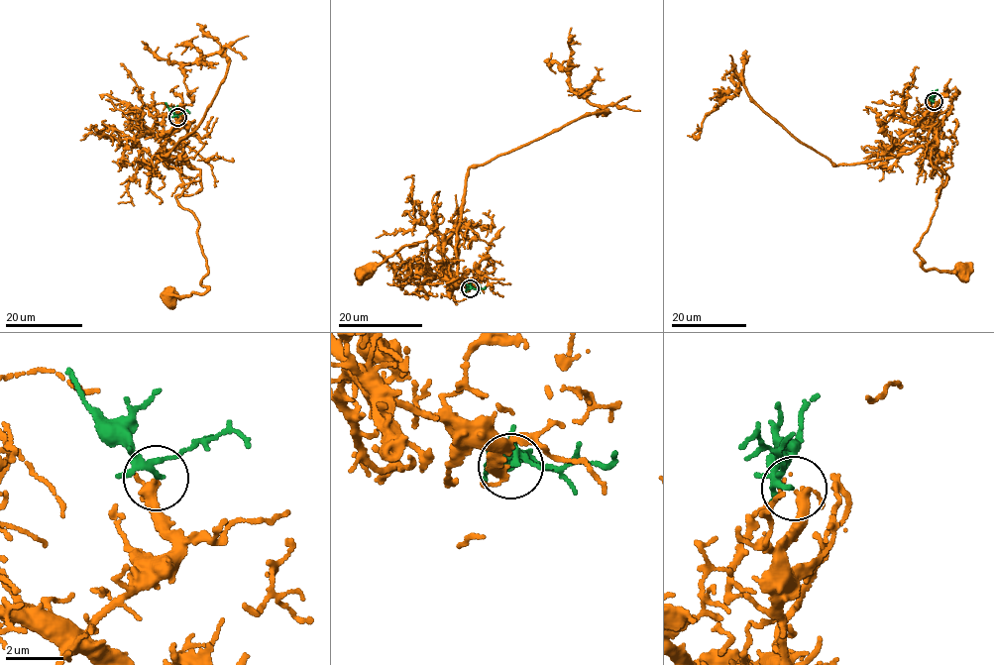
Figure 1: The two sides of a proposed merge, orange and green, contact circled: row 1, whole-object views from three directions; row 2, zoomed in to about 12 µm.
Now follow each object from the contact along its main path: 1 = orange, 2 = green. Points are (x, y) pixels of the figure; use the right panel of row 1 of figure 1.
1: (935, 101), (937, 145), (931, 163), (947, 178), (914, 250), (928, 271), (962, 271)
2: (934, 101), (932, 99), (937, 89)

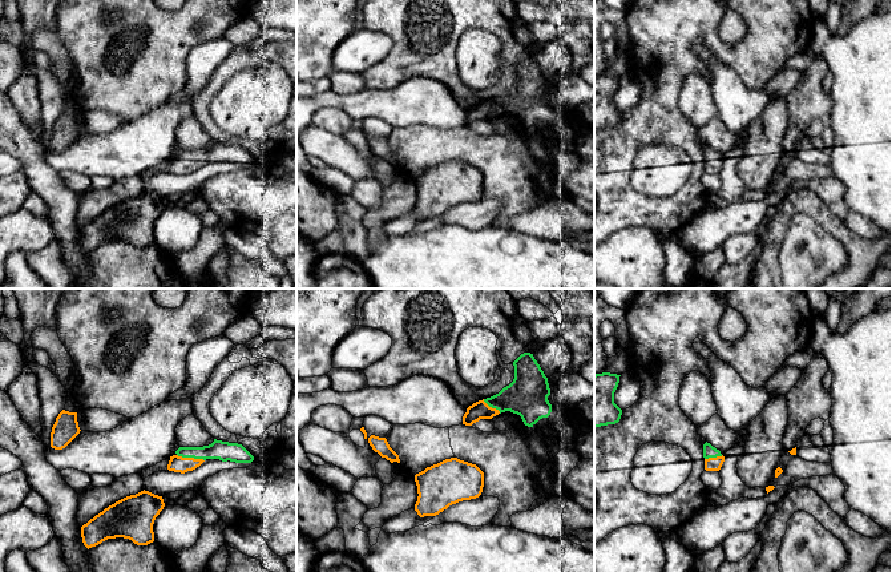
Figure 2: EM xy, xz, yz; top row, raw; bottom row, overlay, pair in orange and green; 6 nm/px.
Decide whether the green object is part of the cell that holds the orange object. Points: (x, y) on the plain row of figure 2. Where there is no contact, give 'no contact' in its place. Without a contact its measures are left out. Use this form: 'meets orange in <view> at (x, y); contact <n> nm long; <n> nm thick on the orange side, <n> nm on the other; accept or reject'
meets orange in xy at (190, 160); contact 170 nm long; 100 nm thick on the orange side, 120 nm on the other; accept

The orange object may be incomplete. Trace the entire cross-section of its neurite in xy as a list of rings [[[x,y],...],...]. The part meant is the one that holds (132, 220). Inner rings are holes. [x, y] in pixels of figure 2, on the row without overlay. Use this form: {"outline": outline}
{"outline": [[[145,192],[126,198],[81,229],[82,245],[89,251],[108,241],[124,239],[148,247],[154,243],[153,226],[164,209],[162,198]]]}

